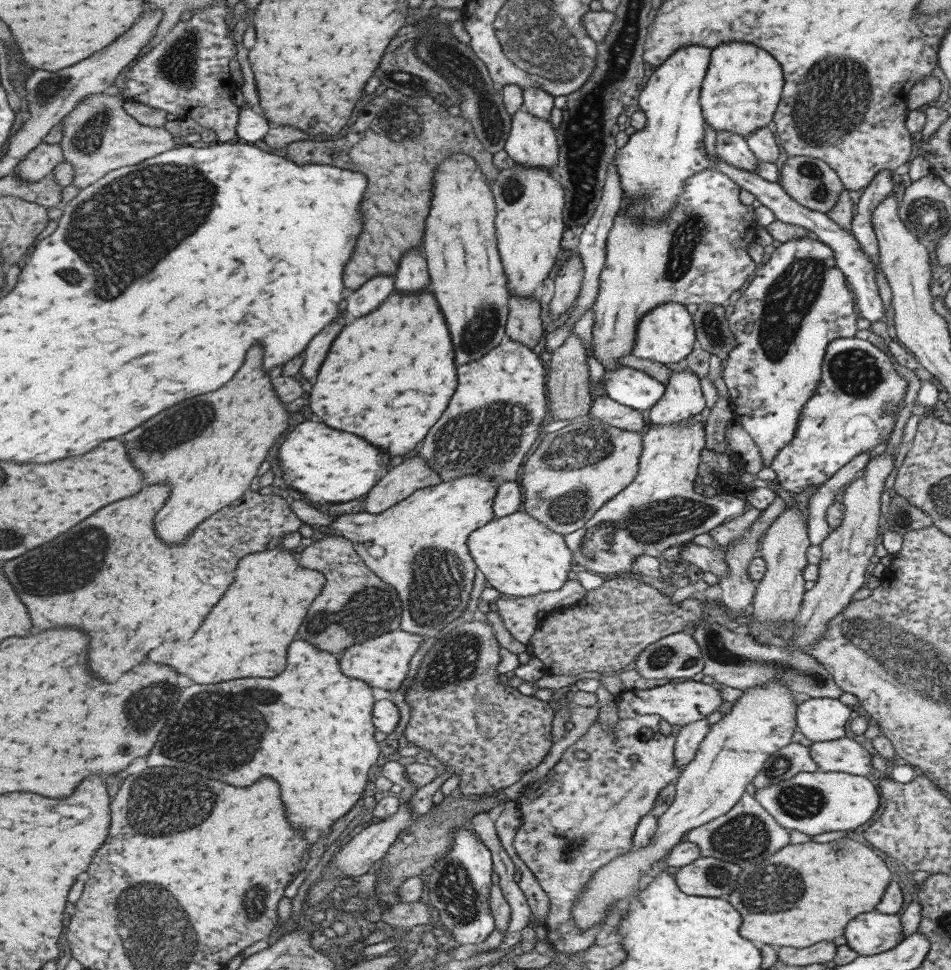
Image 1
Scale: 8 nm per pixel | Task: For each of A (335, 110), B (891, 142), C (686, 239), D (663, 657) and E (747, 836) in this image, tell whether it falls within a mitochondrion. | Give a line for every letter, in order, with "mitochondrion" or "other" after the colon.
A: other
B: other
C: mitochondrion
D: mitochondrion
E: mitochondrion

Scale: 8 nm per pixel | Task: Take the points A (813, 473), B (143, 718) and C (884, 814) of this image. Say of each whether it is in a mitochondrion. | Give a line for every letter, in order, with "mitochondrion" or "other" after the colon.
A: other
B: mitochondrion
C: other

